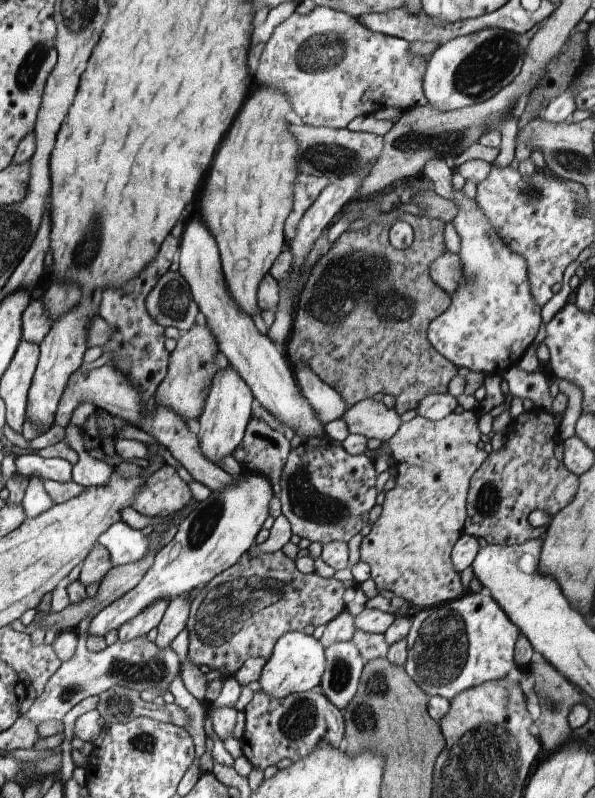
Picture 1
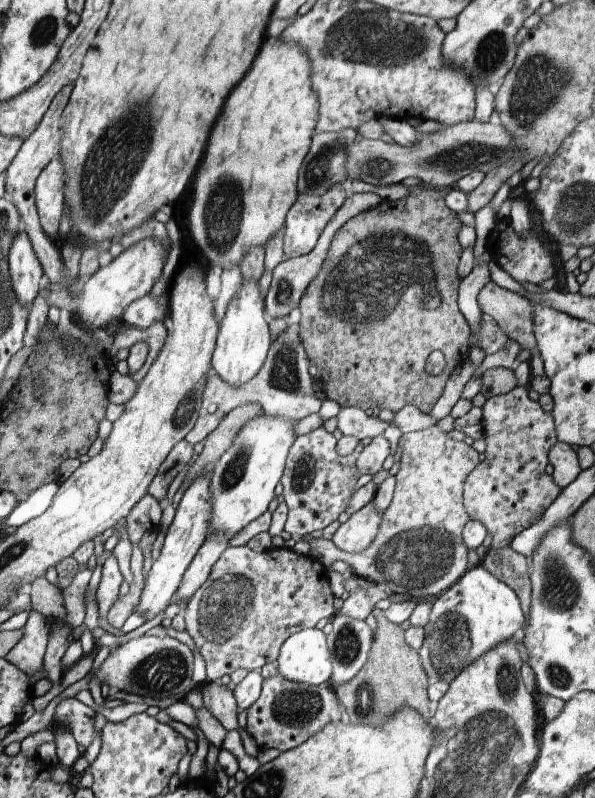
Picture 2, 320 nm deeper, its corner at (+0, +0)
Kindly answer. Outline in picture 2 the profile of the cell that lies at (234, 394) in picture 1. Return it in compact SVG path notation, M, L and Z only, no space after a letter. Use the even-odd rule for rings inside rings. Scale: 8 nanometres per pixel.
M243 279L242 286L238 288L224 312L225 316L220 322L219 342L216 343L216 352L211 358L211 366L222 380L239 387L252 380L253 376L256 376L260 367L266 362L267 352L274 342L274 338L272 338L269 331L270 321L266 313L266 298L263 297L259 281Z

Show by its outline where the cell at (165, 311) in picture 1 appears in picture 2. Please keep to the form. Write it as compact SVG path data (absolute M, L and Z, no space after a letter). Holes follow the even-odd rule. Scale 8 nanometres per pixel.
M148 294L130 304L121 319L131 327L146 330L158 320L165 322L168 314L169 306L160 306L157 298Z

